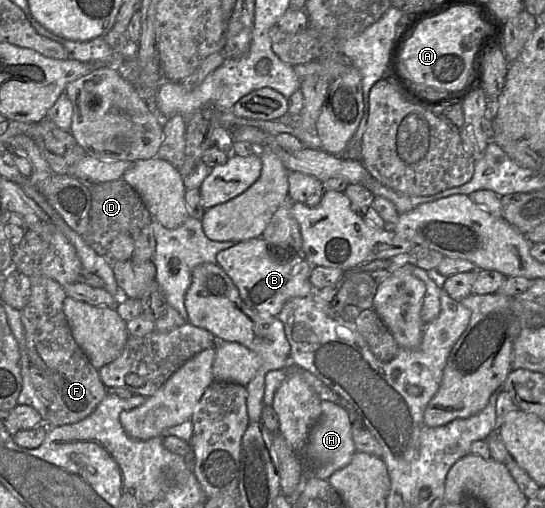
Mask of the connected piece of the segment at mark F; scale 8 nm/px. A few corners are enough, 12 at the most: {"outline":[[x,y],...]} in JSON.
{"outline":[[30,279],[21,311],[31,364],[55,396],[47,427],[94,412],[107,389],[72,335],[64,287]]}

